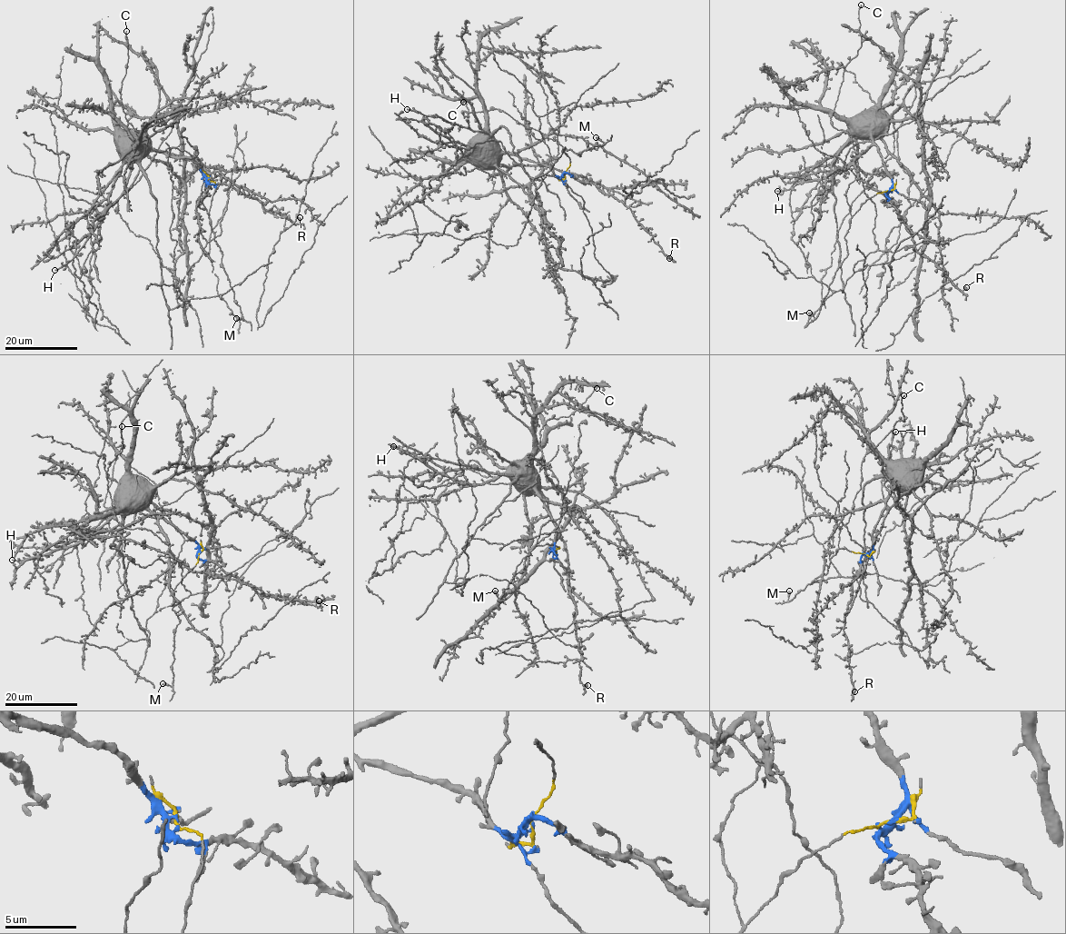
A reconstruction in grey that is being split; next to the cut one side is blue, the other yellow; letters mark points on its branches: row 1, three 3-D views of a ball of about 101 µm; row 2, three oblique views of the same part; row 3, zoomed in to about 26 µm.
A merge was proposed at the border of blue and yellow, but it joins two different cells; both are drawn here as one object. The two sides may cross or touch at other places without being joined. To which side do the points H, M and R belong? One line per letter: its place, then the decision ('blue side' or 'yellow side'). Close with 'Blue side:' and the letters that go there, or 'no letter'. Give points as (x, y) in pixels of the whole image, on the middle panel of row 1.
H: at (407, 109); blue side
M: at (596, 137); yellow side
R: at (669, 258); blue side
Blue side: H, R

